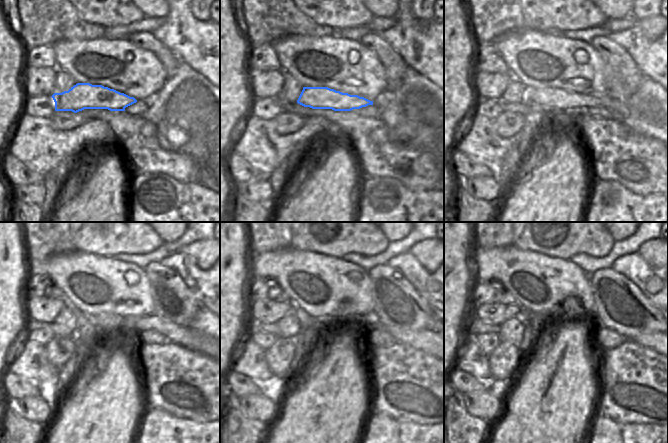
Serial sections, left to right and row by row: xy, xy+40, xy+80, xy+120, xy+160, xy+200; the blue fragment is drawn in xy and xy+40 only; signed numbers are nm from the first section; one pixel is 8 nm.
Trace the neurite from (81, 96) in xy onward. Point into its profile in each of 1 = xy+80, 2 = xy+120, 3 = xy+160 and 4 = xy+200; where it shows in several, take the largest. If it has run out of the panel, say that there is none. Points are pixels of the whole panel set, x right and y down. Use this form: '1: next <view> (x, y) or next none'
1: next xy+80 (561, 100)
2: next xy+120 (187, 337)
3: next xy+160 (423, 340)
4: next xy+200 (645, 339)

